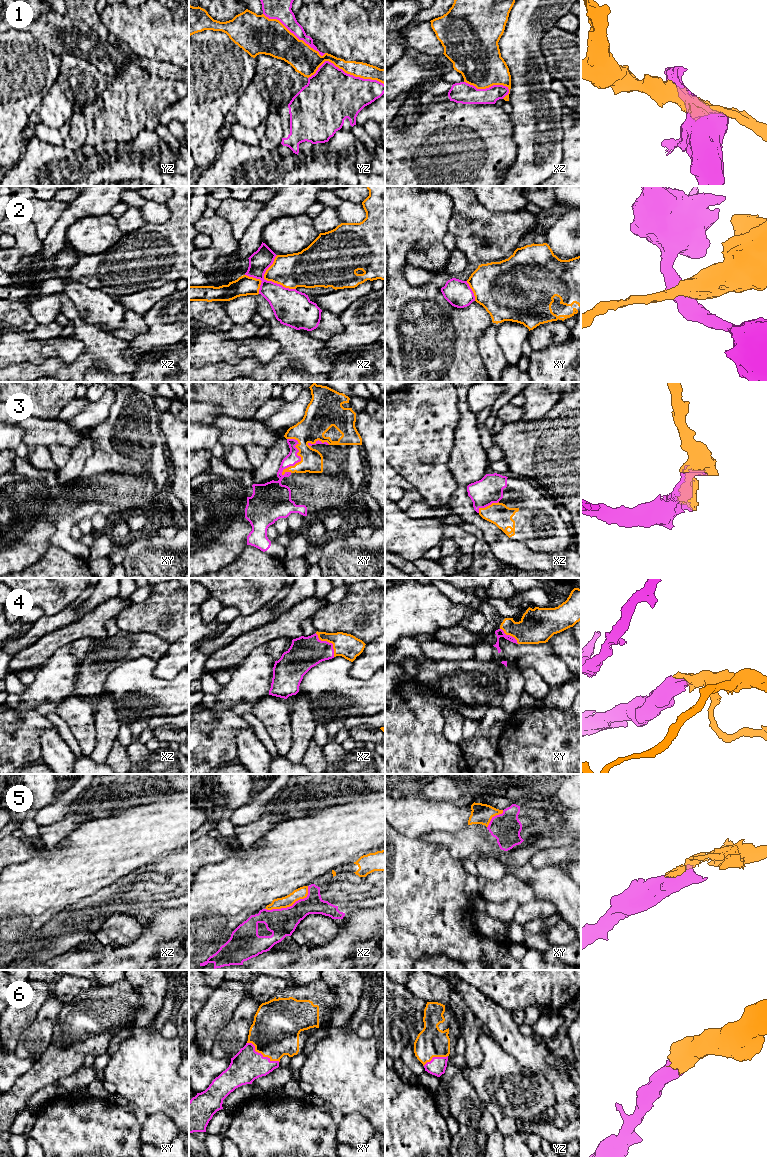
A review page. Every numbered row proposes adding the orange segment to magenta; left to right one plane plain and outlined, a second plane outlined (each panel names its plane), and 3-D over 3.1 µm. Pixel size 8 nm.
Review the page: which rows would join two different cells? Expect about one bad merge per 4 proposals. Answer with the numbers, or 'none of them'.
1, 2

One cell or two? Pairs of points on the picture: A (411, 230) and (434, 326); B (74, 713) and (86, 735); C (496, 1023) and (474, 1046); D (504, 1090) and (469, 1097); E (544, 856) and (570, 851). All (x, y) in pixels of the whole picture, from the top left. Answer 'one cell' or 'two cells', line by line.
A: one cell
B: one cell
C: two cells
D: two cells
E: one cell

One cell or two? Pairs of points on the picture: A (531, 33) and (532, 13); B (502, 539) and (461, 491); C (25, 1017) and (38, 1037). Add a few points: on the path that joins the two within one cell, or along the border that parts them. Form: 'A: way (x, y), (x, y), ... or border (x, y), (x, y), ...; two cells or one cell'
A: way (531, 28), (531, 18); one cell
B: way (488, 529), (470, 515), (469, 510), (464, 505); one cell
C: border (43, 1005), (23, 1038); two cells

